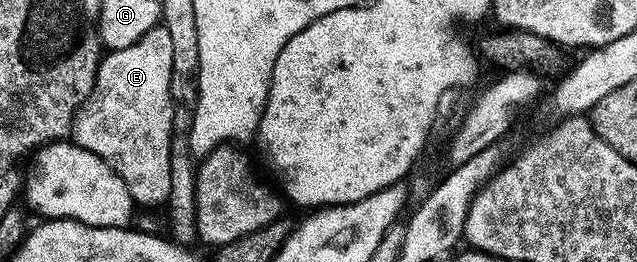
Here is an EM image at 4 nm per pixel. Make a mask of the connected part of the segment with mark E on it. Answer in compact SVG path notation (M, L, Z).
M165 25L151 28L131 48L108 51L102 57L93 90L77 110L73 121L72 141L95 152L127 184L134 203L157 206L168 203L171 192L171 142L173 102L171 94L171 37Z

